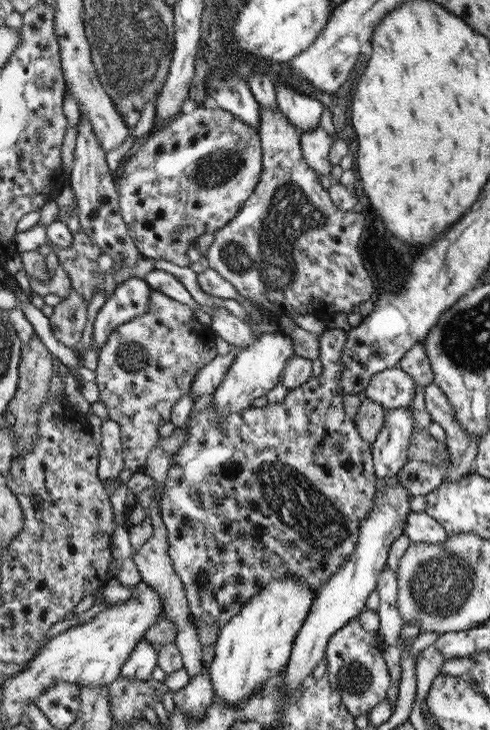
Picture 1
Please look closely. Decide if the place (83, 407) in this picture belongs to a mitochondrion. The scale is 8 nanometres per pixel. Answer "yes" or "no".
no

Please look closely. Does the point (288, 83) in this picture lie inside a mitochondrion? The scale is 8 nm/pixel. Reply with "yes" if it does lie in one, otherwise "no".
no

